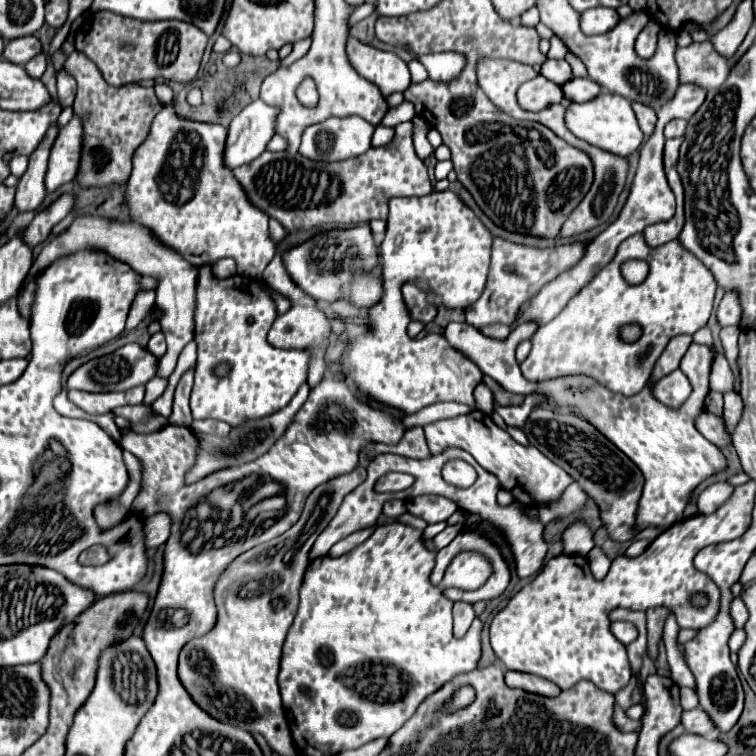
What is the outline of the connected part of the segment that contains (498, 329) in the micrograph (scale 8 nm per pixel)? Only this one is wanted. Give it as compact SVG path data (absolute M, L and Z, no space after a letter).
M492 324L488 328L482 328L482 334L488 336L488 338L494 338L494 340L506 340L508 334L510 334L510 326L506 326L506 324Z

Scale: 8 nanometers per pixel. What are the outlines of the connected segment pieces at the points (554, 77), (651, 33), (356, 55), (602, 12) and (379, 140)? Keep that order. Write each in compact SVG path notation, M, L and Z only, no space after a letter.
M546 58L542 68L540 68L540 74L548 80L552 80L554 84L564 84L572 78L572 70L568 66L566 60L554 60L554 58Z
M650 20L648 26L640 32L640 36L636 38L636 54L640 58L652 58L654 56L654 52L656 52L656 36L658 36L660 30L662 28L654 20Z
M356 38L348 40L346 52L354 70L368 82L376 84L384 96L390 96L392 92L404 92L410 86L408 66L394 52L376 50Z
M588 8L580 14L580 28L584 34L602 34L608 32L620 22L620 16L612 8Z
M376 126L374 136L372 136L372 146L384 146L394 138L394 128L386 128L386 126Z

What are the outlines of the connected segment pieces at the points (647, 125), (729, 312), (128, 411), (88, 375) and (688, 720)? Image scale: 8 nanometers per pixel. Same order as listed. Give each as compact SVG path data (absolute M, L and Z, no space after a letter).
M632 102L632 108L636 112L636 120L640 124L640 130L648 138L654 130L654 124L656 124L656 112L652 108L648 108L646 104L636 104L636 102Z
M734 292L724 294L718 310L716 310L716 318L720 326L738 326L740 322L740 304L736 300Z
M124 406L120 408L120 412L116 412L118 416L124 416L132 422L132 430L138 432L138 434L148 434L148 432L156 432L156 430L162 430L168 420L162 418L162 416L154 416L150 406Z
M126 344L118 350L114 350L112 354L84 362L80 368L76 368L68 376L66 388L76 388L76 390L84 390L84 392L128 390L138 384L146 384L150 378L154 378L156 376L156 362L158 362L158 358L152 352L148 352L146 348L142 348L138 344Z
M694 708L694 710L684 712L684 716L682 716L682 726L684 726L686 732L690 732L690 734L700 734L700 736L714 730L712 720L708 718L708 714L706 714L702 708Z

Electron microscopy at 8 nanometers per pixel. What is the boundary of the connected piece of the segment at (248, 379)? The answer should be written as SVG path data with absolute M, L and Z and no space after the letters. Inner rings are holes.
M210 266L200 268L196 286L196 330L194 340L198 342L198 366L194 374L194 388L190 394L190 410L194 420L216 418L230 426L244 422L246 418L260 418L278 412L298 392L300 384L306 382L308 352L304 350L278 350L268 344L266 334L276 320L276 306L268 292L254 280L232 276L226 280L214 278ZM248 320L254 320L252 324ZM232 340L232 342L218 342ZM234 344L234 346L222 346ZM218 354L224 356L232 366L224 378L214 378L214 366Z

